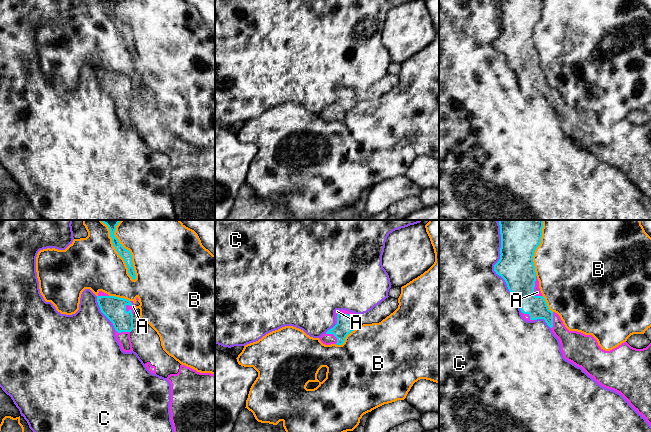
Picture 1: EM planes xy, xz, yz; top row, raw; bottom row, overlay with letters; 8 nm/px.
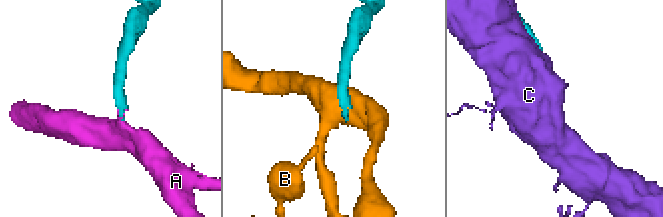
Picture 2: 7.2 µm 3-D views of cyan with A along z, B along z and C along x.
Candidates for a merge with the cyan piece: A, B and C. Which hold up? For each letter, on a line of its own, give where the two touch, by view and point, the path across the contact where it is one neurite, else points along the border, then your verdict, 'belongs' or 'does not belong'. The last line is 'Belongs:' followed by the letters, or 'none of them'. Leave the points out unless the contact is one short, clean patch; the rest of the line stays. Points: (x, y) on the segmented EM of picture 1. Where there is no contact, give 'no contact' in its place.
A: xz (340, 313) | belongs
B: xy (116, 250) | does not belong
C: yz (494, 266) | does not belong
Belongs: A

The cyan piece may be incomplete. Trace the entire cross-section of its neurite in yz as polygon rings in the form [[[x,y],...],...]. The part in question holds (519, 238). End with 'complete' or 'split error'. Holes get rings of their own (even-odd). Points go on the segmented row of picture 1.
[[[498,220],[501,234],[500,259],[494,271],[501,276],[518,301],[521,314],[527,321],[544,319],[559,339],[566,360],[581,367],[601,386],[620,393],[651,426],[651,343],[643,349],[631,347],[627,342],[605,351],[592,335],[569,331],[560,316],[552,312],[543,297],[536,276],[533,256],[541,243],[543,220]]]; split error

